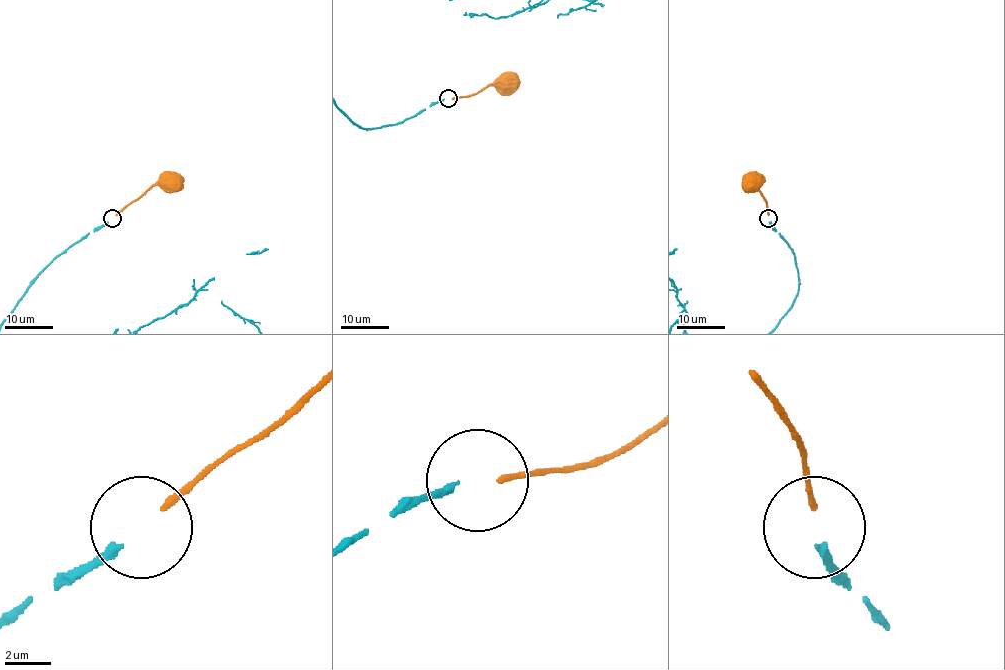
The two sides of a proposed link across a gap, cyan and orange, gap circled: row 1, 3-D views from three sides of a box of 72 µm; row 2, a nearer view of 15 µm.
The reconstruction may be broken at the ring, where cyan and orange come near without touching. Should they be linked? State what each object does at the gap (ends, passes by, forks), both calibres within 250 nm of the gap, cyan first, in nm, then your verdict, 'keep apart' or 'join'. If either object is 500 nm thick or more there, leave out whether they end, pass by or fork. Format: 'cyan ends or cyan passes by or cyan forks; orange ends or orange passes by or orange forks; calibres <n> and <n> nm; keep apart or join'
cyan ends; orange ends; calibres 340 and 280 nm; join

